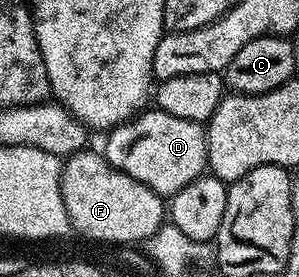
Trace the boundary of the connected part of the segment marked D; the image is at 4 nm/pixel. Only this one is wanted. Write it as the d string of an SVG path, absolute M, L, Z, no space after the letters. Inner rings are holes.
M146 109L134 116L129 123L114 128L105 136L104 154L115 171L123 171L128 177L148 185L156 194L173 197L192 181L196 181L207 170L206 162L206 129L203 124L184 121L180 117L172 117L157 109Z

